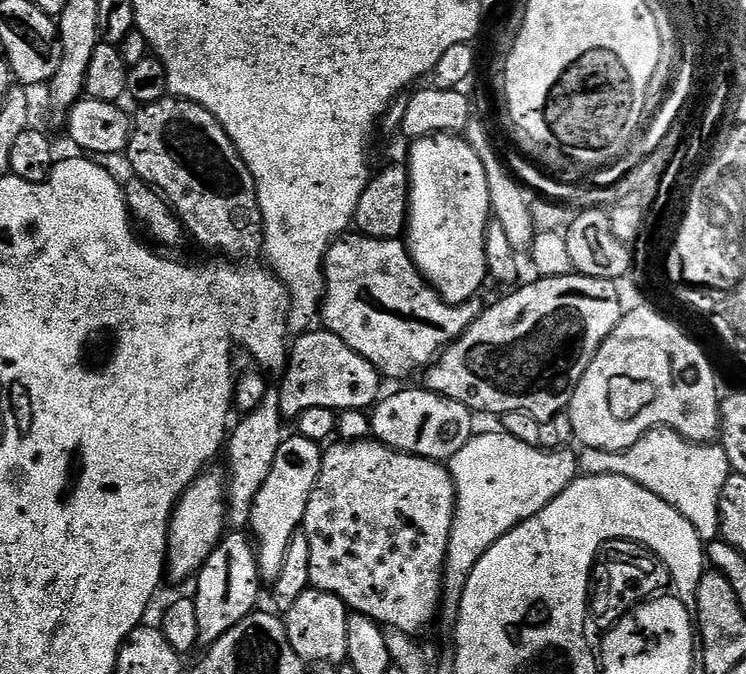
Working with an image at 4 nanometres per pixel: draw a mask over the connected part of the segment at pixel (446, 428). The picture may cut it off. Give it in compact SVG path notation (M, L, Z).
M419 387L408 388L405 392L396 392L393 396L386 397L387 395L385 395L371 409L371 435L379 443L386 445L388 448L395 448L398 452L409 452L411 456L421 456L427 460L451 461L452 456L458 454L458 450L462 450L462 446L466 446L466 442L471 440L474 435L474 429L472 429L474 413L471 408L467 408L462 402L454 402L450 398L439 396L436 392L429 392L427 387Z

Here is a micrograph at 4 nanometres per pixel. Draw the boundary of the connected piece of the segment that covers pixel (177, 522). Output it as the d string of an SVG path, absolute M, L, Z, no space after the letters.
M205 470L195 482L184 492L183 498L176 503L172 511L172 520L168 523L168 555L166 557L166 576L172 580L191 581L199 572L201 566L210 558L210 554L220 543L226 532L226 517L228 515L228 501L226 499L226 480L213 470Z

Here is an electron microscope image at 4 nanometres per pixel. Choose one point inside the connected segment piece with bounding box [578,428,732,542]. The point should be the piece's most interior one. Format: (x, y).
(690, 476)

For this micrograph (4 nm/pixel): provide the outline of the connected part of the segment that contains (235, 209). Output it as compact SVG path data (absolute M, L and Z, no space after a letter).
M165 98L135 110L137 112L132 116L132 137L126 149L128 164L136 171L133 172L135 179L149 184L172 205L187 235L191 239L193 236L202 247L232 262L255 261L252 259L264 251L264 219L258 206L254 178L214 114L194 102L175 98Z

